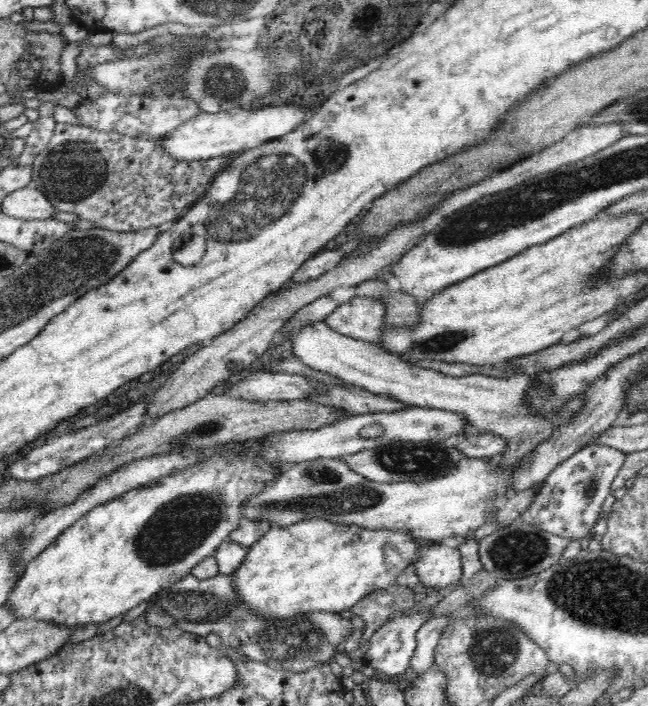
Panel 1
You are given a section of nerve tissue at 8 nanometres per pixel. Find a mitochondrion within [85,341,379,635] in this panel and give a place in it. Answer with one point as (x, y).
(177, 528)

